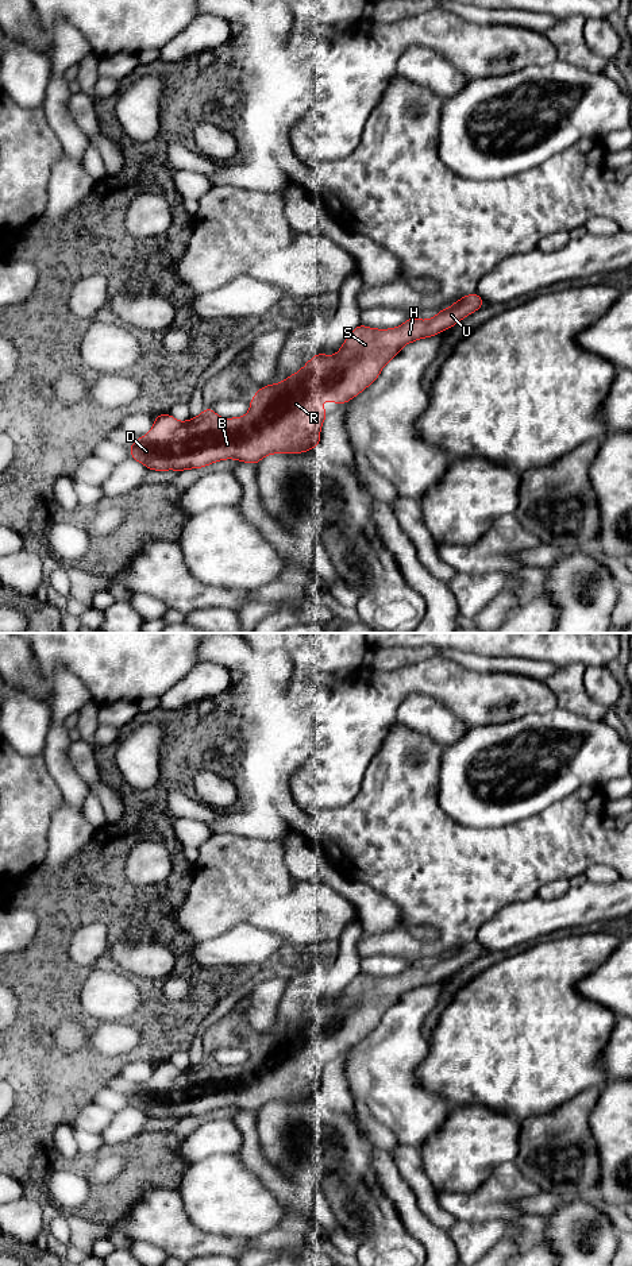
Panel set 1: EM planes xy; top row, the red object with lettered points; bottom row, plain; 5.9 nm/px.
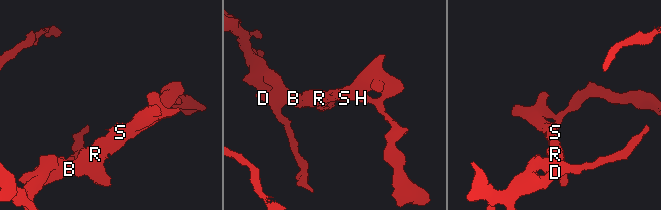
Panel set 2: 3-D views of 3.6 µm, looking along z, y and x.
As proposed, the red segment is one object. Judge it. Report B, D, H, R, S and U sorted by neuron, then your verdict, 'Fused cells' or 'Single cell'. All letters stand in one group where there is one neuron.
Groups: B D H R S U. Single cell

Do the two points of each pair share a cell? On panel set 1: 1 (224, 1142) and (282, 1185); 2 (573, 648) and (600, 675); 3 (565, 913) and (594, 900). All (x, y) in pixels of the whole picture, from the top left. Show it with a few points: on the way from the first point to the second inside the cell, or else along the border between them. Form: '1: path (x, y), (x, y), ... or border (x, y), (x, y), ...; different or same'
1: border (231, 1120), (241, 1133), (241, 1147), (236, 1153); different
2: border (604, 664), (586, 667); different
3: path (571, 910), (588, 903); same

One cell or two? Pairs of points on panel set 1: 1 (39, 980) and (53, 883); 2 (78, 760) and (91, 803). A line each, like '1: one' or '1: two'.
1: one
2: one

